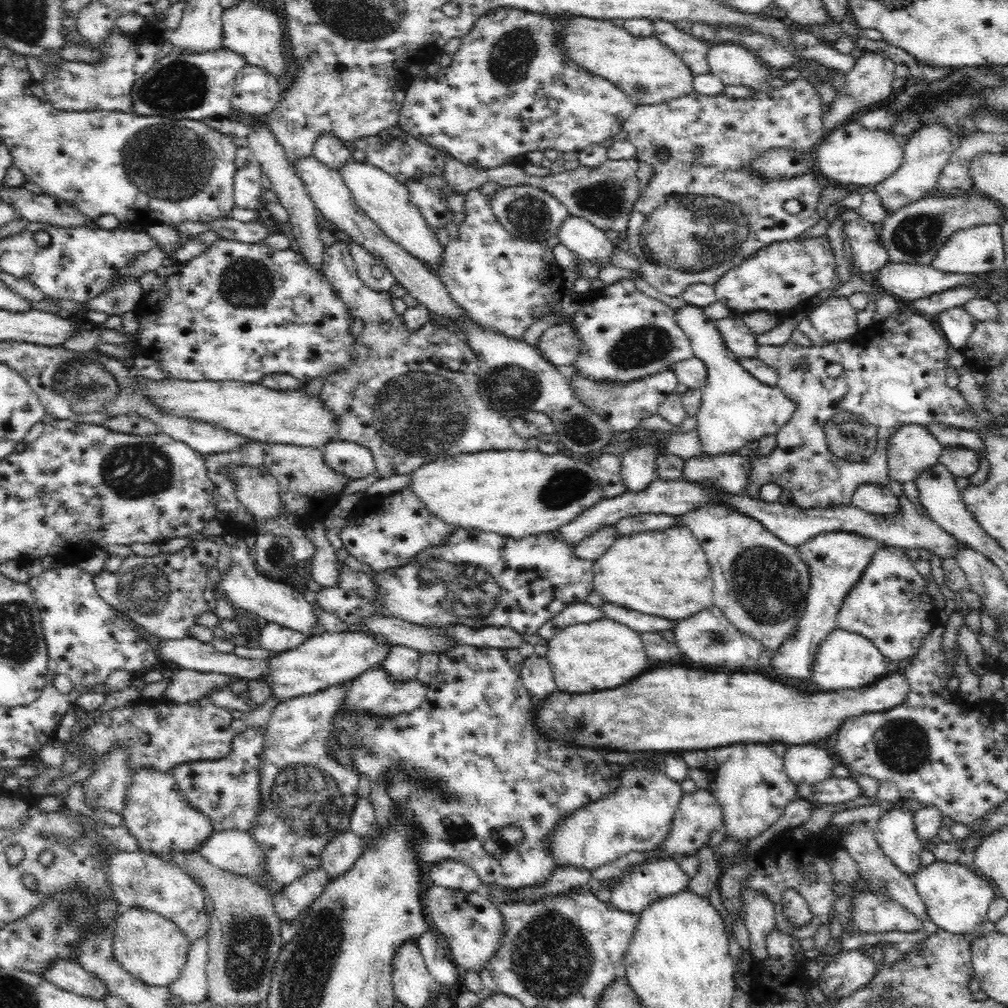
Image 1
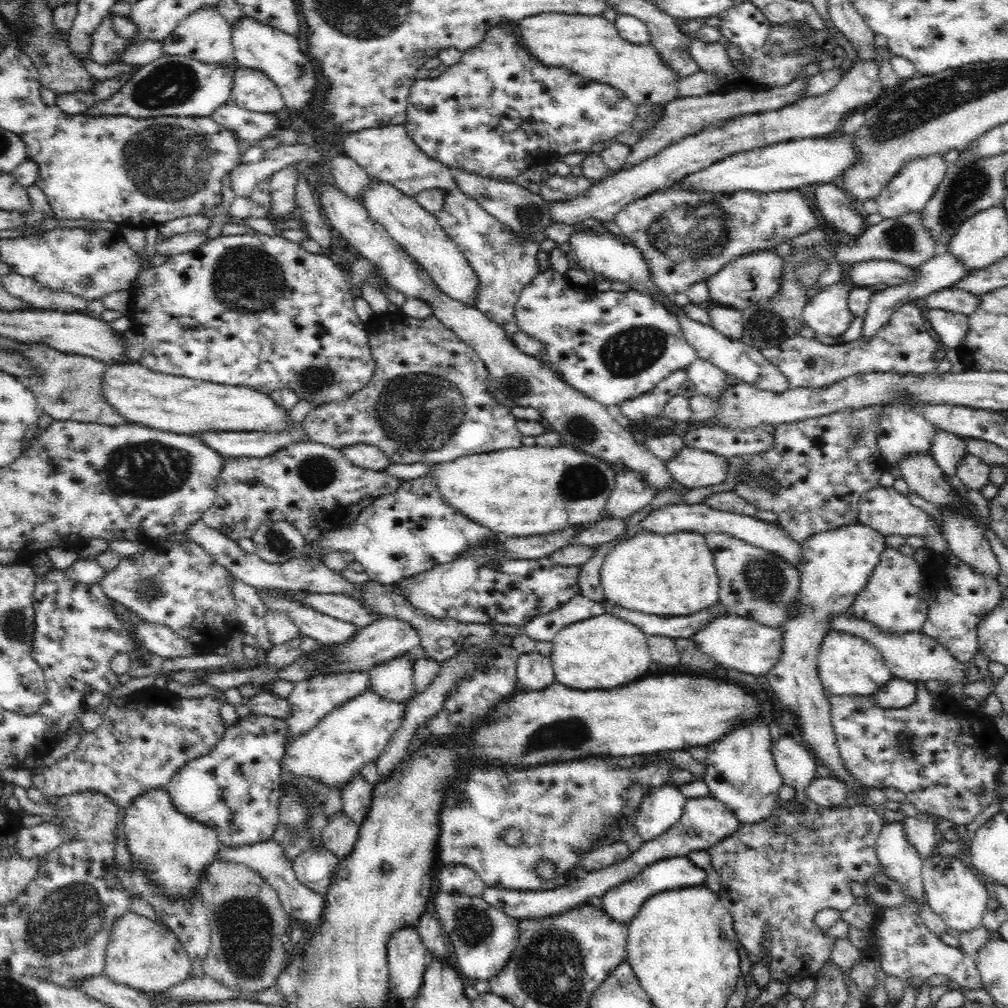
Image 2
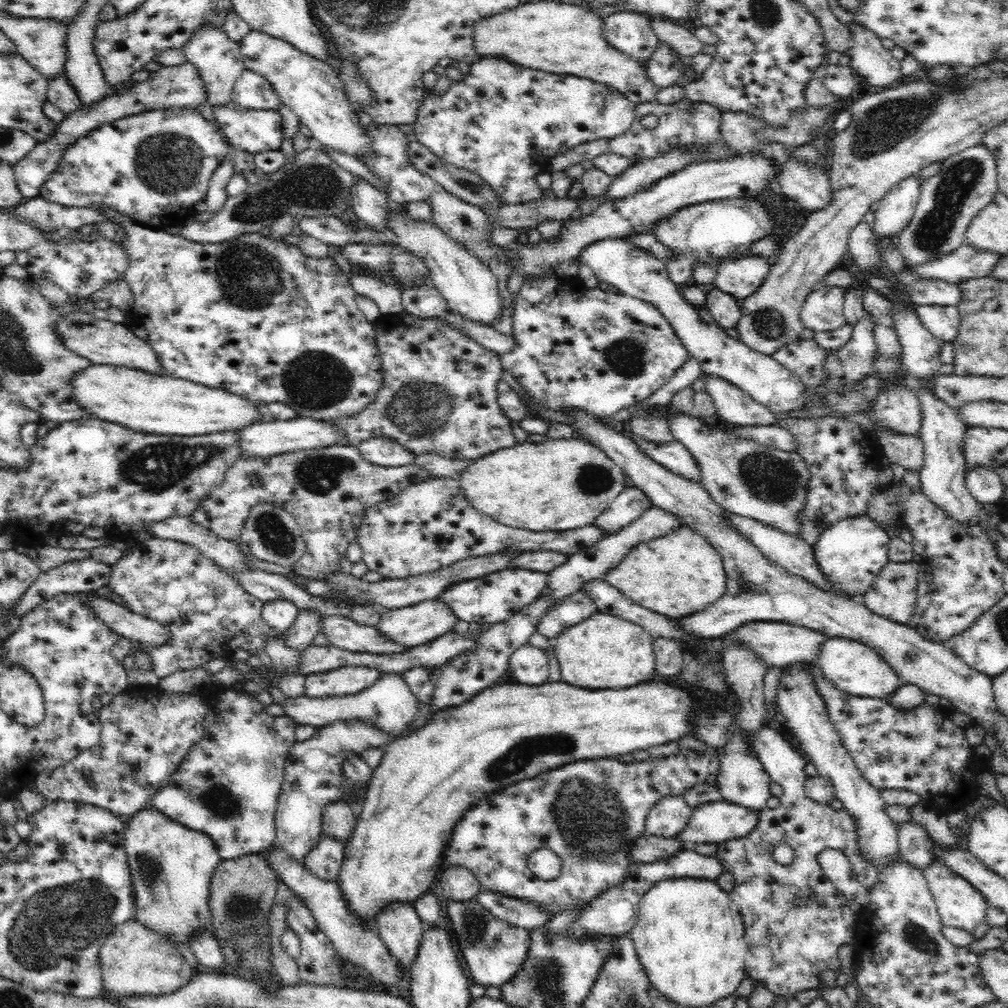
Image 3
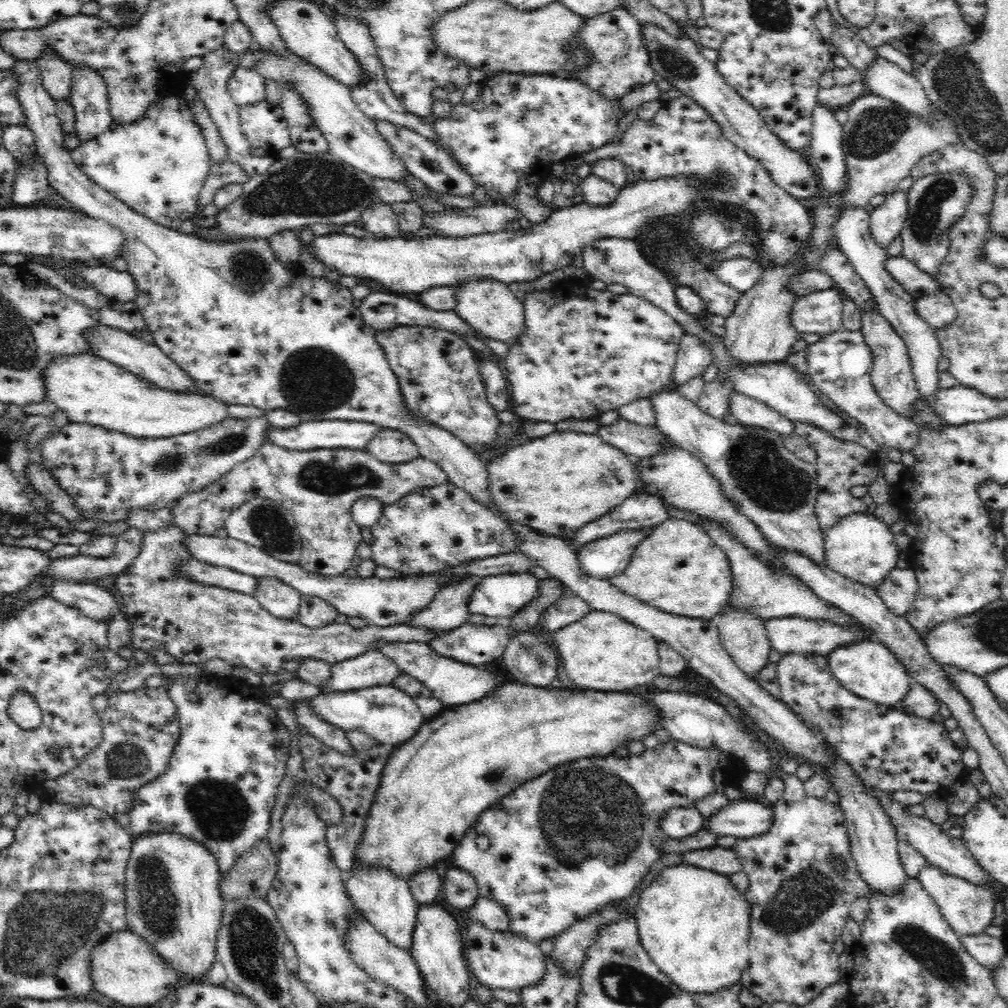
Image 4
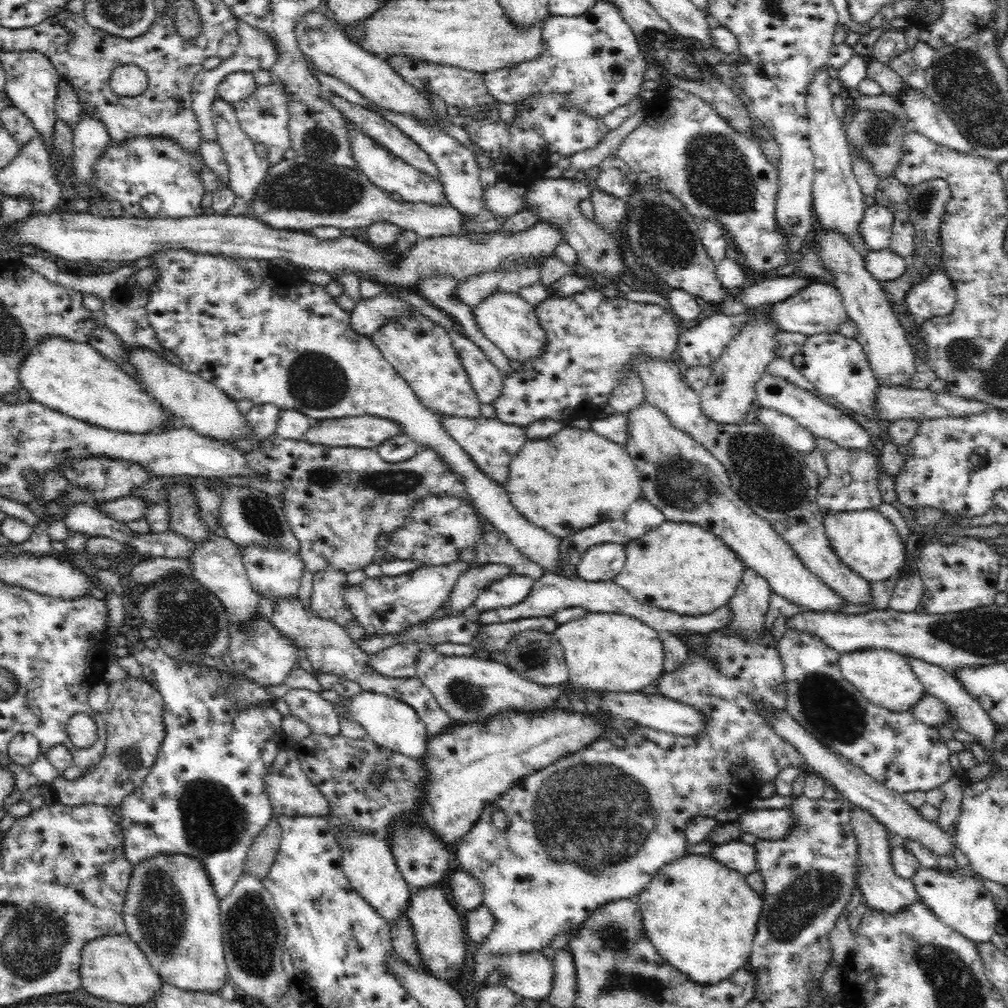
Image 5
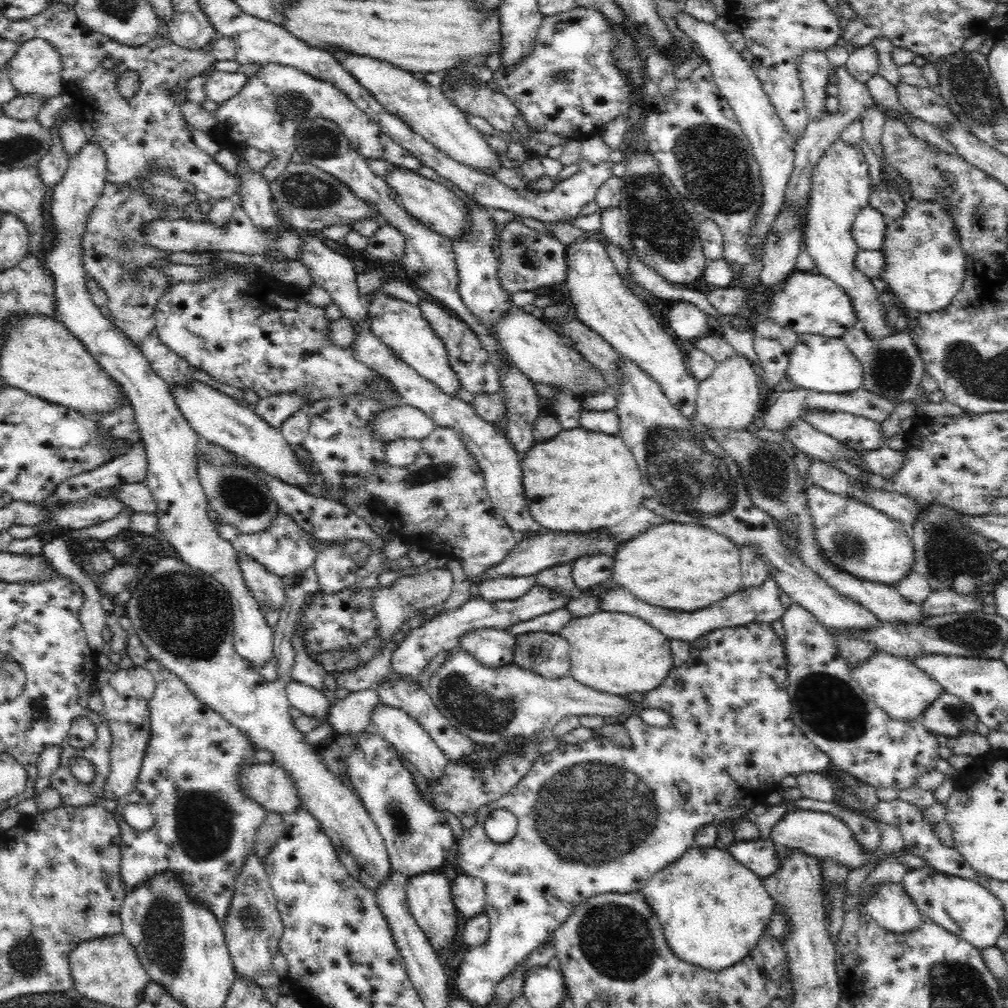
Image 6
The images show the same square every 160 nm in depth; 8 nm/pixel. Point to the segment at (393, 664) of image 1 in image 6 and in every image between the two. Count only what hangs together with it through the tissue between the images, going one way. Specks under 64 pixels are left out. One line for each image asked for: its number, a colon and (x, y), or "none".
2: (393, 680)
3: (389, 703)
4: (387, 714)
5: (392, 724)
6: (406, 735)

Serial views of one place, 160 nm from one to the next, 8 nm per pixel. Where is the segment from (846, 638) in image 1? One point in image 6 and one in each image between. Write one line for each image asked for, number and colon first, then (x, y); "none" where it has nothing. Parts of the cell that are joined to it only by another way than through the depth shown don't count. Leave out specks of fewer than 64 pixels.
2: (847, 665)
3: (854, 668)
4: (869, 669)
5: (882, 676)
6: (897, 685)

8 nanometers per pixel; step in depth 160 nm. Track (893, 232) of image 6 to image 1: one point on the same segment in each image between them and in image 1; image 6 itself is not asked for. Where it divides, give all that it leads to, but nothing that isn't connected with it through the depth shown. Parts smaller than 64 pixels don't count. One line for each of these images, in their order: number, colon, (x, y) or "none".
1: (957, 323)
2: (951, 327)
3: (942, 322)
4: (938, 311)
5: (933, 297)

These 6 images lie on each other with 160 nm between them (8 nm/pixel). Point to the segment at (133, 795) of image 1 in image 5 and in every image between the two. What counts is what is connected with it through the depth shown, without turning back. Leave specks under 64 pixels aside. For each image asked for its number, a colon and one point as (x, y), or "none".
2: (173, 849)
3: (171, 865)
4: (173, 901)
5: (171, 911)

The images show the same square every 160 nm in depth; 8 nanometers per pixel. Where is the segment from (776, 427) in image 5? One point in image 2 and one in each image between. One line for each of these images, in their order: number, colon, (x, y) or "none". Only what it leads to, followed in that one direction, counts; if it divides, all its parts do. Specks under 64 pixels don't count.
2: (708, 379)
3: (731, 403)
4: (748, 412)

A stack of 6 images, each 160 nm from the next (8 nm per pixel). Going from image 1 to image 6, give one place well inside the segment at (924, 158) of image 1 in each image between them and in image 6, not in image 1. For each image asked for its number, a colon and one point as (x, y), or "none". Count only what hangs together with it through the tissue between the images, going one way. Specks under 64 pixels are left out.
2: (913, 185)
3: (897, 208)
4: (886, 221)
5: (876, 227)
6: (869, 228)

